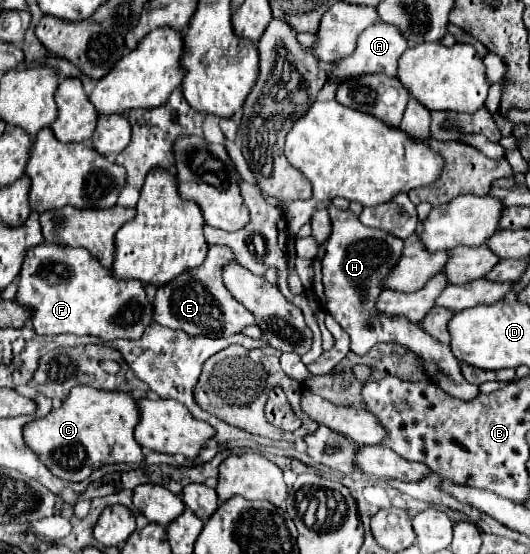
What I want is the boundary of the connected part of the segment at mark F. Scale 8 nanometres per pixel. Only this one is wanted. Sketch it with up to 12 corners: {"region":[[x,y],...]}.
{"region":[[82,248],[26,252],[36,334],[142,336],[152,304]]}

